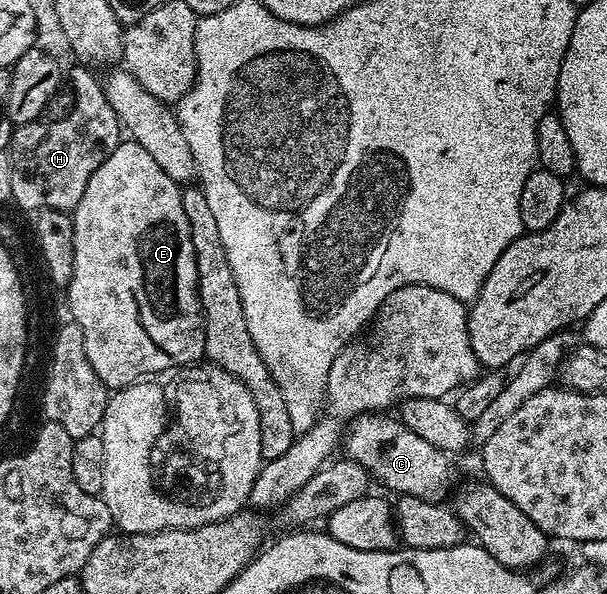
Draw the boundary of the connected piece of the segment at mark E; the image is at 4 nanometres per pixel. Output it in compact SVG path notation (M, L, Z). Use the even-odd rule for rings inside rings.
M122 141L117 146L115 153L111 153L111 157L107 157L107 161L103 161L103 165L99 165L99 169L95 169L95 173L91 173L91 181L87 181L87 189L83 189L83 198L79 200L79 205L72 211L74 223L74 272L71 274L69 283L67 311L70 311L72 322L79 325L79 329L83 329L83 349L87 349L87 361L91 361L91 369L95 369L95 373L99 373L99 381L103 381L103 385L110 389L126 387L132 383L138 383L141 379L148 379L162 375L167 369L172 367L187 367L196 364L205 353L205 317L201 314L201 298L197 296L197 266L195 265L195 249L191 245L191 225L187 225L187 213L183 213L183 201L181 200L182 188L174 179L167 177L167 173L163 173L163 169L159 169L159 164L151 158L151 153L147 153L147 149L143 149L143 145L132 141Z

